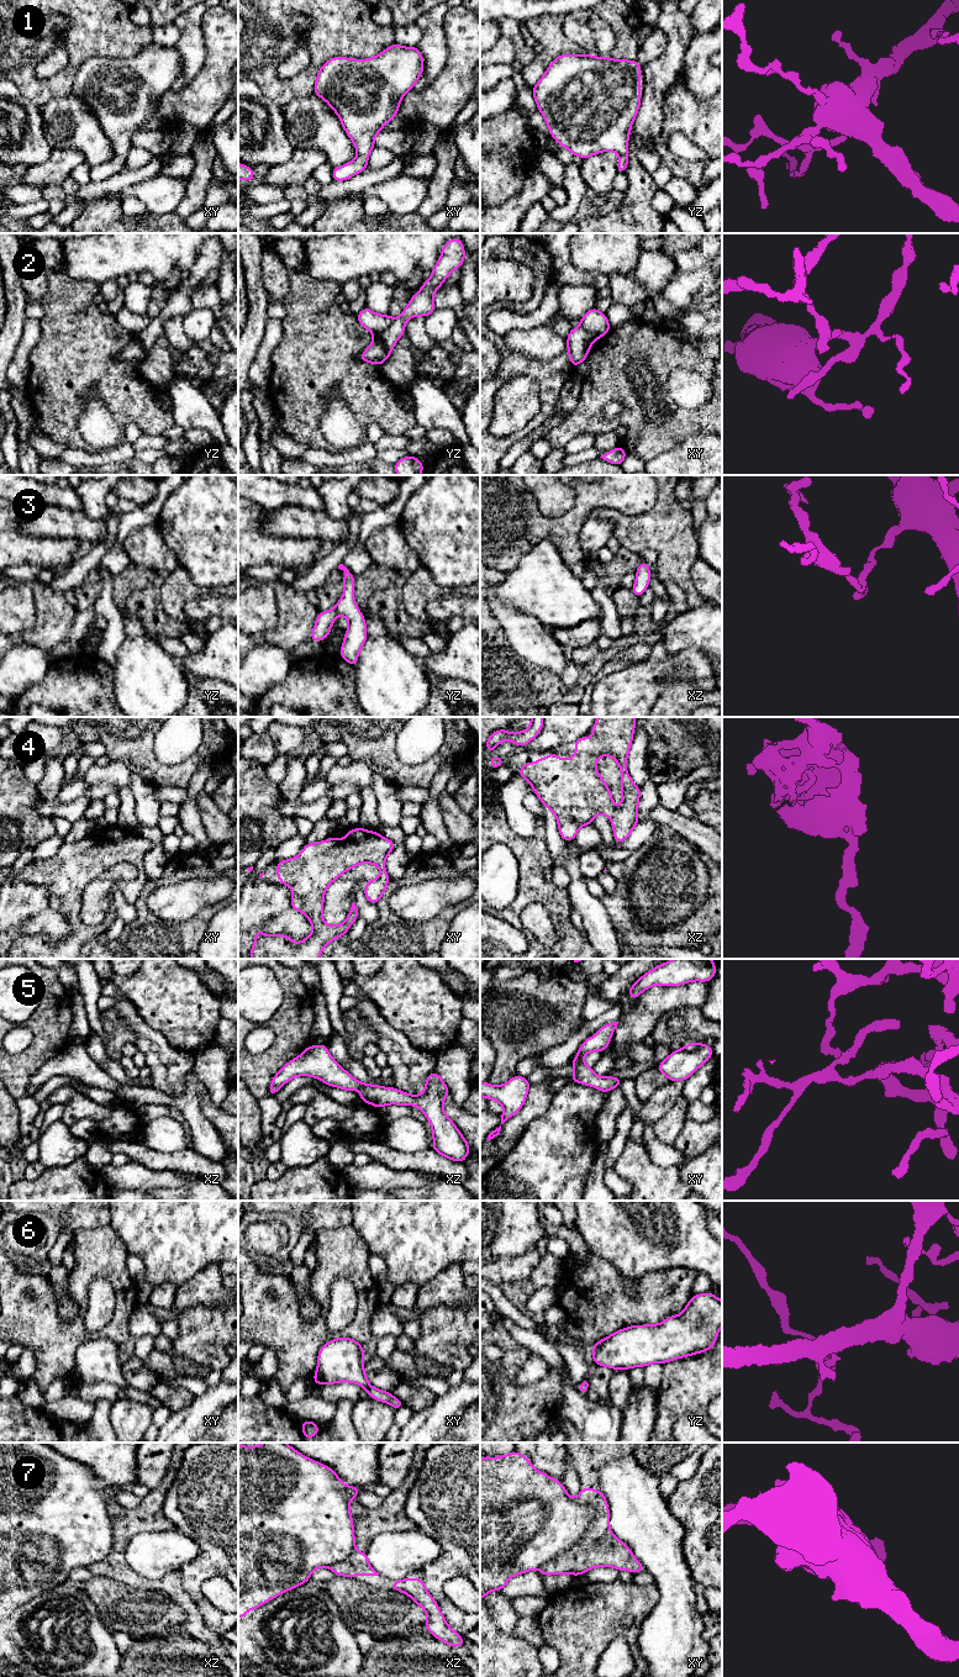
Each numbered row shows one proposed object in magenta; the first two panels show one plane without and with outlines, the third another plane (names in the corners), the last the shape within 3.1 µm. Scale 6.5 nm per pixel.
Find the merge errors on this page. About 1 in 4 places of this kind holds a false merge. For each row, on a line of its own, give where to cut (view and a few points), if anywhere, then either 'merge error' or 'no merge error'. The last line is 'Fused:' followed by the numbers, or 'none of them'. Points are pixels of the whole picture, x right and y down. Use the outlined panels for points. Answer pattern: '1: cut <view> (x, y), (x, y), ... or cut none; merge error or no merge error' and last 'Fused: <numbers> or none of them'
1: cut none; no merge error
2: cut yz (394, 320), (384, 330), (374, 335); merge error
3: cut none; no merge error
4: cut none; no merge error
5: cut none; no merge error
6: cut none; no merge error
7: cut none; no merge error
Fused: 2

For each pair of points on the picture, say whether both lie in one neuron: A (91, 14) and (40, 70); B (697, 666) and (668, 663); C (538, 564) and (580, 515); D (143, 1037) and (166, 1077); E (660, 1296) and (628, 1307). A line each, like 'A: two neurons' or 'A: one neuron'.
A: two neurons
B: one neuron
C: two neurons
D: one neuron
E: one neuron

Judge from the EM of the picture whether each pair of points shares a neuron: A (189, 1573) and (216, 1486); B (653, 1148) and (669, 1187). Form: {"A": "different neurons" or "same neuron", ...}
{"A": "same neuron", "B": "different neurons"}

